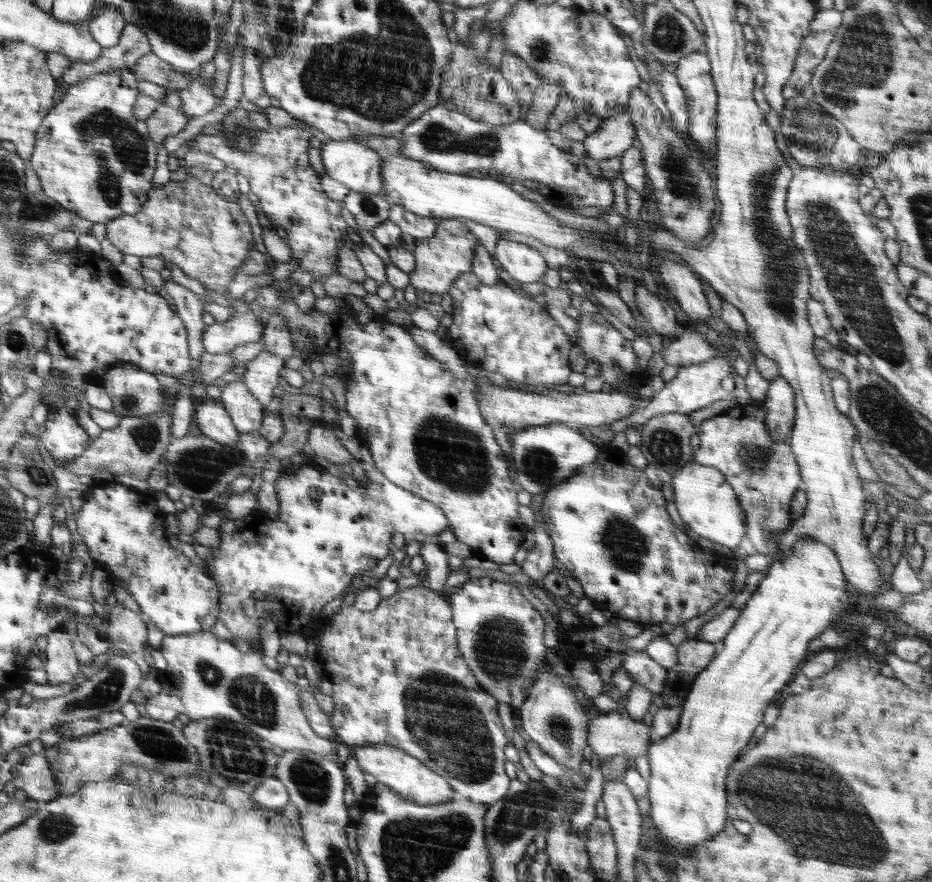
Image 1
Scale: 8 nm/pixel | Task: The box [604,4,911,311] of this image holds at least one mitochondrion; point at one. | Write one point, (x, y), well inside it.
(865, 58)

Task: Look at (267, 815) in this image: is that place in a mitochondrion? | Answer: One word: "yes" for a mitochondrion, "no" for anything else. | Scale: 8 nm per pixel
no

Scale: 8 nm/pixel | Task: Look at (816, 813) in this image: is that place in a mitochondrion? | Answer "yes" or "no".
yes

